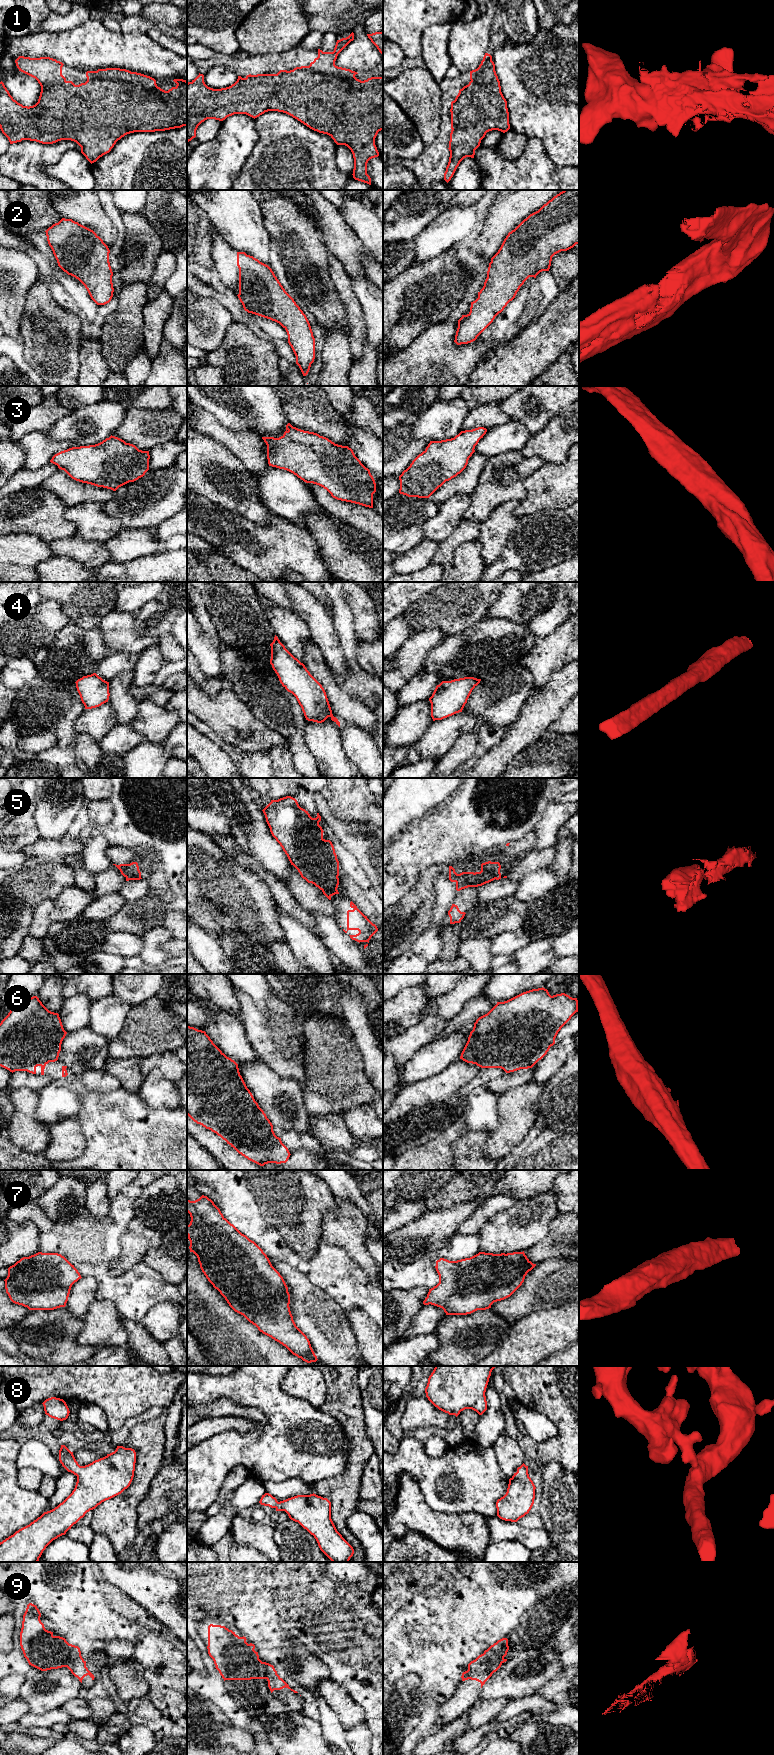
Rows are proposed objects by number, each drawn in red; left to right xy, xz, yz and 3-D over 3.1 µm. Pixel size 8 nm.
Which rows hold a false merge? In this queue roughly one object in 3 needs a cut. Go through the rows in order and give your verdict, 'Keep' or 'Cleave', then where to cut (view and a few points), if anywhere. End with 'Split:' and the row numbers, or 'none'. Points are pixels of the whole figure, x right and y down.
1: Keep. No split
2: Keep. No split
3: Keep. No split
4: Keep. No split
5: Cleave. Split along xz (337, 890), (322, 891)
6: Keep. No split
7: Keep. No split
8: Keep. No split
9: Cleave. Split along xy (69, 1644), (71, 1662), (67, 1667)
Split: 5, 9

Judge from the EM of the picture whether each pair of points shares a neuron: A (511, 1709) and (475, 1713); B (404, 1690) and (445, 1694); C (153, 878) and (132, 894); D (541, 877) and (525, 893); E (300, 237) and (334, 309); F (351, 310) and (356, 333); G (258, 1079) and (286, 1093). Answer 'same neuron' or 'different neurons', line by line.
A: different neurons
B: same neuron
C: different neurons
D: same neuron
E: same neuron
F: same neuron
G: same neuron

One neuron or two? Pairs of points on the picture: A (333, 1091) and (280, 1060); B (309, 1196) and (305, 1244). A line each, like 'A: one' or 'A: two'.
A: two
B: one

